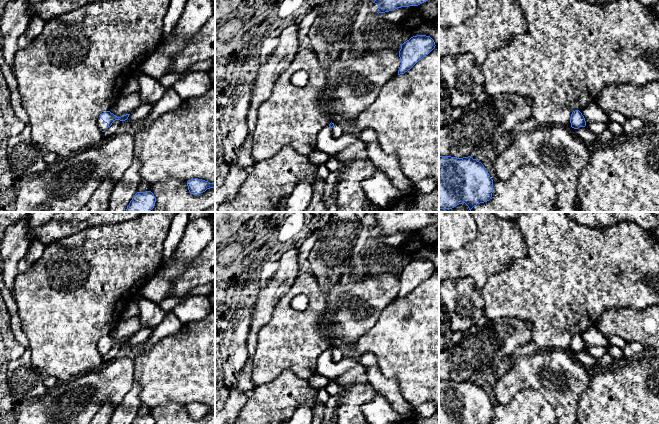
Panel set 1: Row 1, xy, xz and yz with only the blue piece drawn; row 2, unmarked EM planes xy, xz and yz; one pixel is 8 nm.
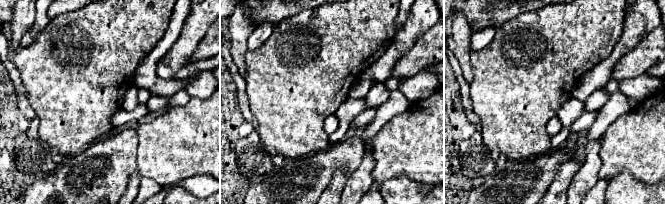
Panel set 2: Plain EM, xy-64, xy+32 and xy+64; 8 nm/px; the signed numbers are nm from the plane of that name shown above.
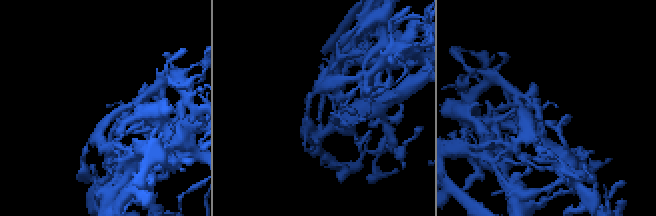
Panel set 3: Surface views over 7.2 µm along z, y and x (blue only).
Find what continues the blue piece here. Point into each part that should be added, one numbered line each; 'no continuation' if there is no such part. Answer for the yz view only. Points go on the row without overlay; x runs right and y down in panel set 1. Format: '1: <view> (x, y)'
no continuation

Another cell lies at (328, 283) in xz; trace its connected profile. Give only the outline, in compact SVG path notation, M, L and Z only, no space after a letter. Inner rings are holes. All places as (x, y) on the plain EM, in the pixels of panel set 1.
M335 275L335 276L324 279L321 285L324 288L325 293L327 294L333 288L334 285L340 284L343 282L345 282L345 278Z

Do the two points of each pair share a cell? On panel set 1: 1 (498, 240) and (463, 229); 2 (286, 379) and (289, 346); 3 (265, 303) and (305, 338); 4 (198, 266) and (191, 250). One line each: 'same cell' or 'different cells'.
1: different cells
2: different cells
3: different cells
4: different cells

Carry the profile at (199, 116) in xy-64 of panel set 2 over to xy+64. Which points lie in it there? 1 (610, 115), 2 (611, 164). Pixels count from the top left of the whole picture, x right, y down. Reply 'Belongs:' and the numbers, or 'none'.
Belongs: 2

